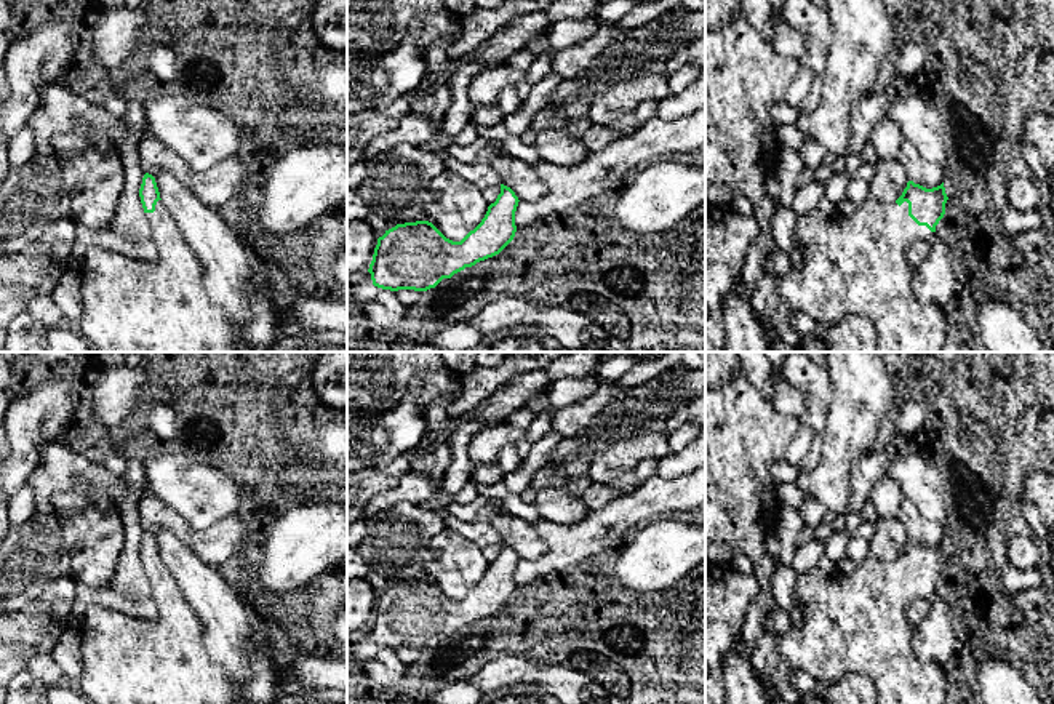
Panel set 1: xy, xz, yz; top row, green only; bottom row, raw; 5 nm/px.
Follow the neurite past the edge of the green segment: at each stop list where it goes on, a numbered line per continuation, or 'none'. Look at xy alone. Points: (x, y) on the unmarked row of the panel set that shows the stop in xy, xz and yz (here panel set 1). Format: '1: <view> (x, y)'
1: xy (127, 660)

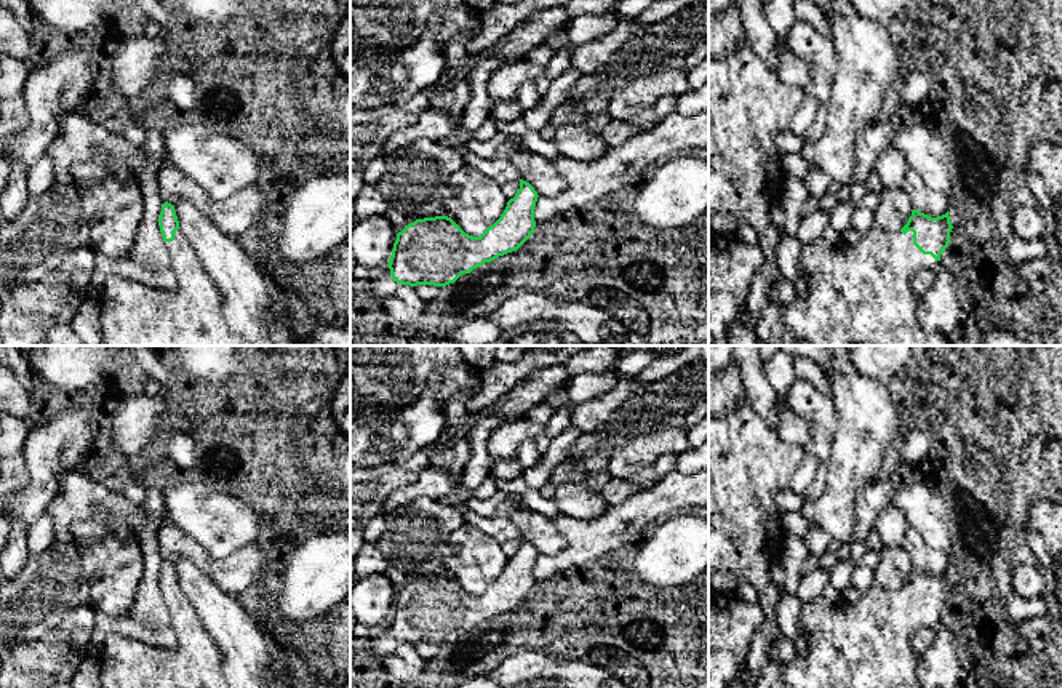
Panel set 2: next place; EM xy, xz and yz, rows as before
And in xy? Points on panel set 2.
1: xy (195, 661)

